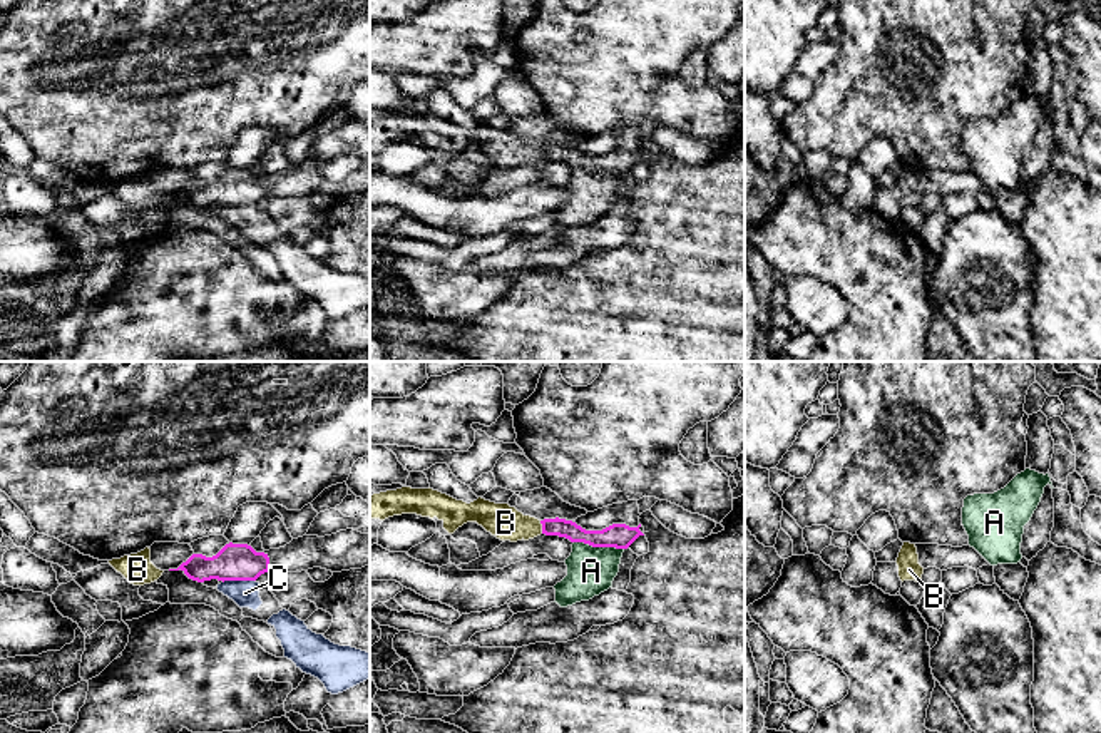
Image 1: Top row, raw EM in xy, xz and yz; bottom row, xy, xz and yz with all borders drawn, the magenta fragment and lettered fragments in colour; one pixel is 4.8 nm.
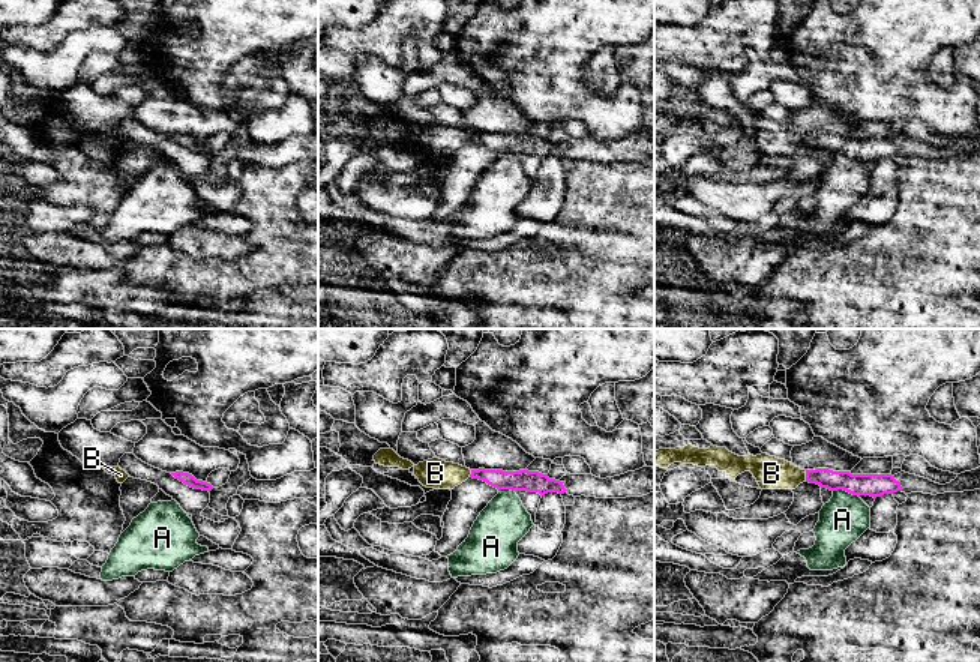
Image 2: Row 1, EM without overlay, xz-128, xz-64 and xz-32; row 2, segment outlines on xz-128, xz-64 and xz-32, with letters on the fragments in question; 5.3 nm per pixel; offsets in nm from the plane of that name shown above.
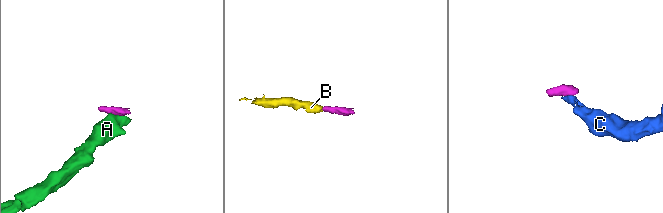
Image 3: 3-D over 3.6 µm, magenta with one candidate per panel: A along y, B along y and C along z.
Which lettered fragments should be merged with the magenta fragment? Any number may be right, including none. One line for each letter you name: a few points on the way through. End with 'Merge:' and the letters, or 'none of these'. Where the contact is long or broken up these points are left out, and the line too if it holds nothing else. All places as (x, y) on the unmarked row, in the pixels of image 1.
B: way xz (561, 153), (542, 153), (522, 153), (506, 148)
Merge: B

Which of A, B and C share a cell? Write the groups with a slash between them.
A C / B

